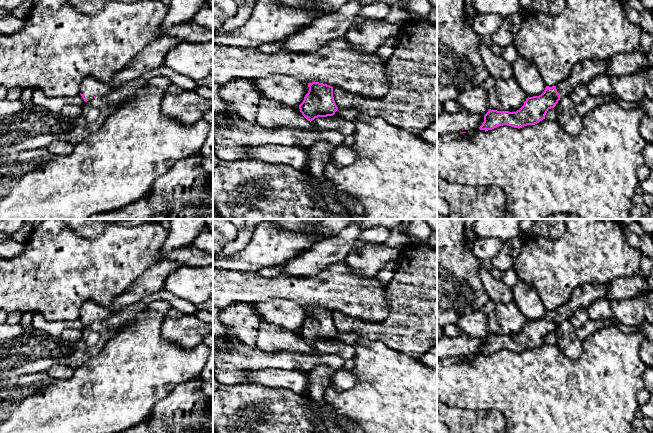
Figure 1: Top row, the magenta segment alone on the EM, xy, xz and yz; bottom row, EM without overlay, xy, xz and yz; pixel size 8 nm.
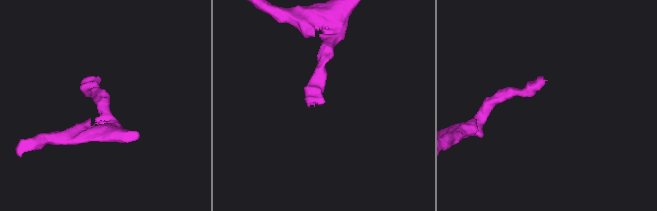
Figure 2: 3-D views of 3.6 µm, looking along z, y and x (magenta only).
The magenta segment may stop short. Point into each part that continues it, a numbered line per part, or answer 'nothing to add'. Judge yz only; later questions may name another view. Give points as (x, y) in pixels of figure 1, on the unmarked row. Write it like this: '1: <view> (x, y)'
1: yz (583, 296)

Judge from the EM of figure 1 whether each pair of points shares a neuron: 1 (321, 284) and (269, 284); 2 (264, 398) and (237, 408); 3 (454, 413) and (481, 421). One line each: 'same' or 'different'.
1: same
2: same
3: same

